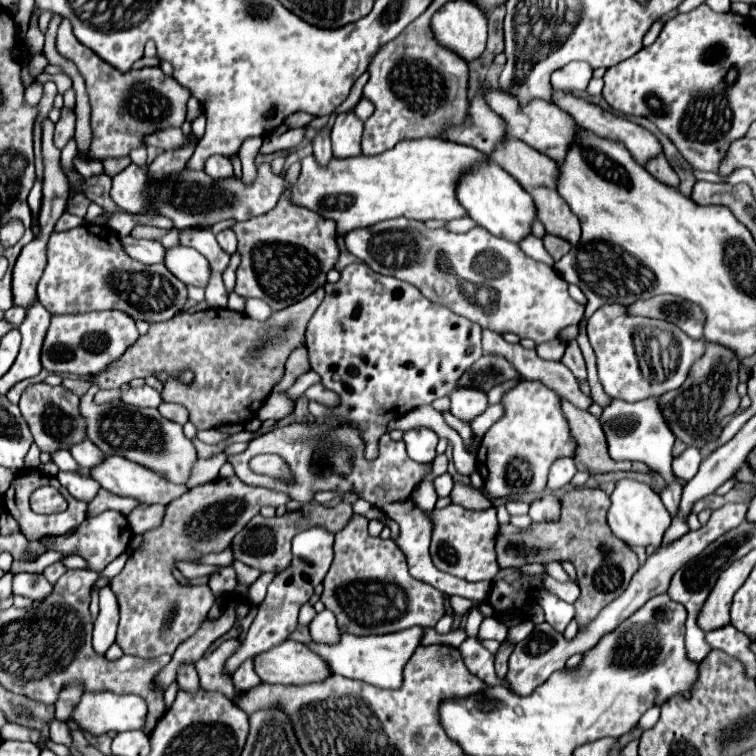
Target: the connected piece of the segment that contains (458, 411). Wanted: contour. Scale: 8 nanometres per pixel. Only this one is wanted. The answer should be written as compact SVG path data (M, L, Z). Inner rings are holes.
M456 388L450 394L452 400L452 414L456 418L460 418L462 422L472 422L476 416L480 416L480 412L484 412L484 408L488 406L488 398L484 392L478 392L474 388Z

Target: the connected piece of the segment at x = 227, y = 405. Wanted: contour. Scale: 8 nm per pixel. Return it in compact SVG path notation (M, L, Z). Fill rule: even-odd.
M318 288L312 292L312 296L292 304L290 308L274 312L268 322L258 322L228 308L176 314L168 322L152 324L148 334L140 336L120 360L96 374L94 382L100 388L120 388L134 378L146 378L154 372L168 372L172 378L164 385L161 393L163 402L184 406L190 422L198 430L232 422L244 424L256 416L272 386L282 378L284 362L288 360L290 352L304 346L306 324L320 306L322 298L324 288ZM186 368L192 368L194 372L192 384L180 384L180 380L176 380L176 376Z

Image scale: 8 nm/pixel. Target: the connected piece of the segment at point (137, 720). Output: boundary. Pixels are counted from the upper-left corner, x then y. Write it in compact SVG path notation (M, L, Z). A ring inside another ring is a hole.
M108 690L84 692L80 702L74 706L70 720L76 722L80 730L84 730L92 736L100 736L100 734L106 734L110 730L114 730L114 732L142 730L144 722L146 722L146 704L136 694L114 694L114 692L108 692Z

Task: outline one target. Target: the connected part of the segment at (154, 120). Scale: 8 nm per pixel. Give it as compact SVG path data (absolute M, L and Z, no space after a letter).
M66 18L58 28L56 50L64 58L72 60L86 80L86 90L92 106L92 158L102 160L128 156L132 148L144 146L146 134L168 126L182 126L186 120L186 102L190 98L188 88L180 86L174 78L168 78L160 68L142 68L120 74L76 40L72 34L72 24Z

